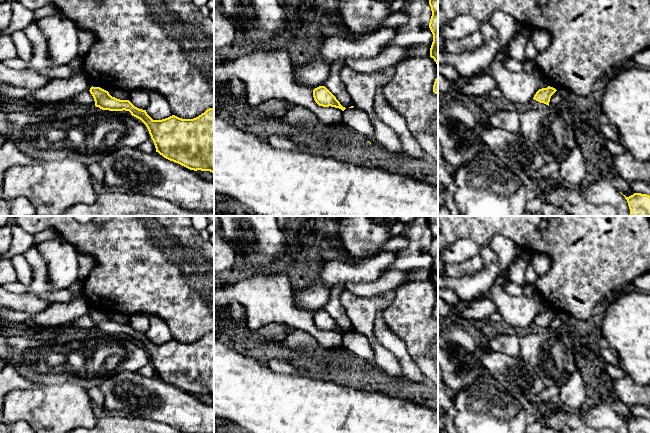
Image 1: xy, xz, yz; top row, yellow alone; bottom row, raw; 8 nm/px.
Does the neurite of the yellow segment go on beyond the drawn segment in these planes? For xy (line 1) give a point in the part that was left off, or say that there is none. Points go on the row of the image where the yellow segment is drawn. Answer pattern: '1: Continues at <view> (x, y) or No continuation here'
1: No continuation here

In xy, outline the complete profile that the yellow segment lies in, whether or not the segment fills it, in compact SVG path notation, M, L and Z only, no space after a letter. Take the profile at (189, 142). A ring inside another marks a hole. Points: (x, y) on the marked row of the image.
M91 87L95 106L102 110L129 111L147 127L156 152L164 158L190 170L214 174L214 108L193 119L175 115L153 120L146 110L135 107L129 100L112 97L100 87Z

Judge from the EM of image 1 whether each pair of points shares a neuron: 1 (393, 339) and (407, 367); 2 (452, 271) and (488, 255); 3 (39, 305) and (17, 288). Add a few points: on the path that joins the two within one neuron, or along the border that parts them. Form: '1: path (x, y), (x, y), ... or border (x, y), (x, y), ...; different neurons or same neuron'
1: path (396, 346), (405, 360); same neuron
2: border (480, 254), (483, 266), (472, 274), (465, 275); different neurons
3: border (27, 289), (19, 293), (10, 292); different neurons

